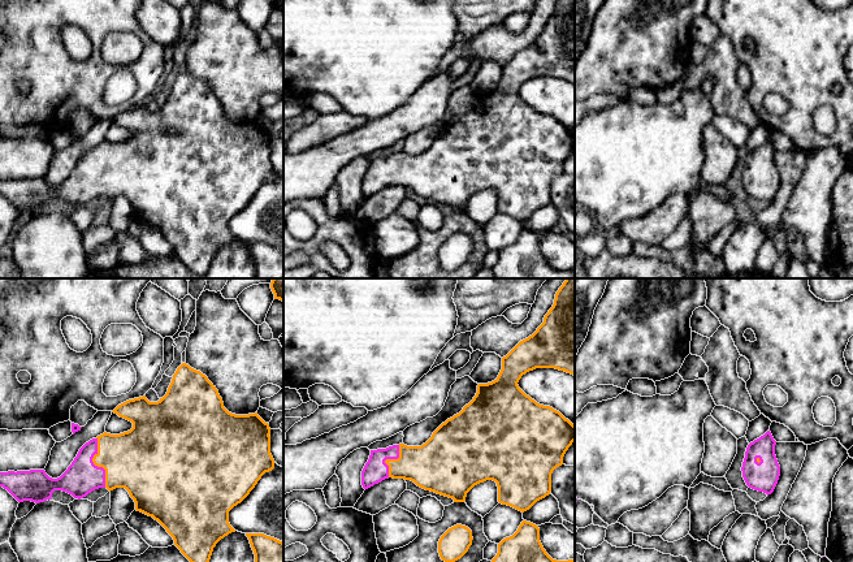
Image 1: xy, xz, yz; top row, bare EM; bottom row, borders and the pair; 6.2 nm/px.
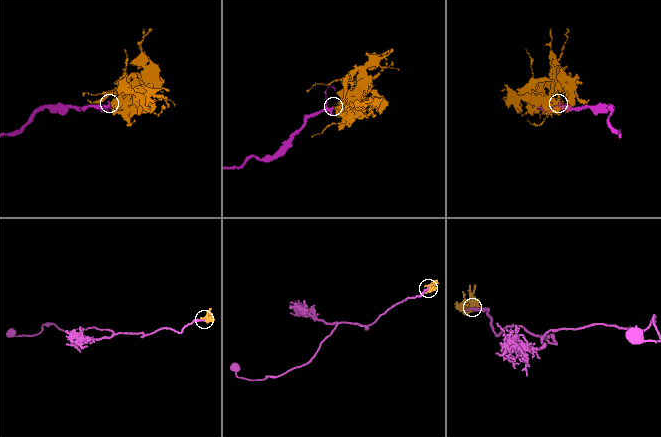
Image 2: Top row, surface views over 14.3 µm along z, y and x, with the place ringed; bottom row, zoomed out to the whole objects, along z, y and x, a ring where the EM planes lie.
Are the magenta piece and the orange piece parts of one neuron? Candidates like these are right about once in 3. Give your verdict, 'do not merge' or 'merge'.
merge

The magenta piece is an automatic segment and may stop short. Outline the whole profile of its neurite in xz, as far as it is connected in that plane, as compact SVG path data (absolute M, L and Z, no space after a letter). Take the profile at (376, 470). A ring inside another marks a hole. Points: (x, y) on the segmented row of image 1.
M566 278L537 330L502 358L498 377L492 382L479 384L473 399L459 414L442 423L425 444L421 446L399 444L371 450L361 471L363 488L368 489L389 477L404 479L425 490L453 498L454 502L464 502L475 485L493 480L498 487L499 503L521 513L529 510L537 501L550 494L551 474L563 464L563 457L575 441L575 425L568 419L553 407L537 403L519 388L521 376L536 368L555 368L575 376L575 278Z

